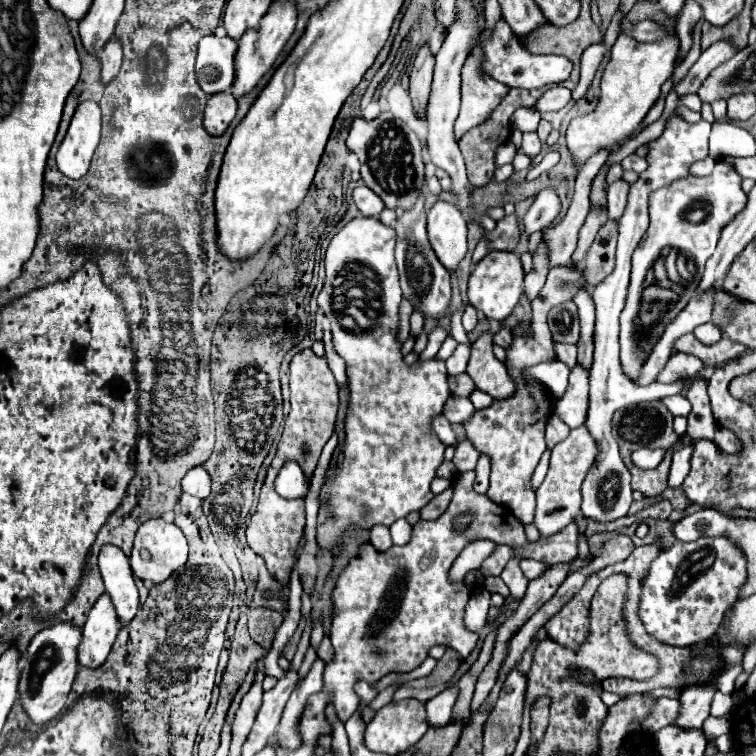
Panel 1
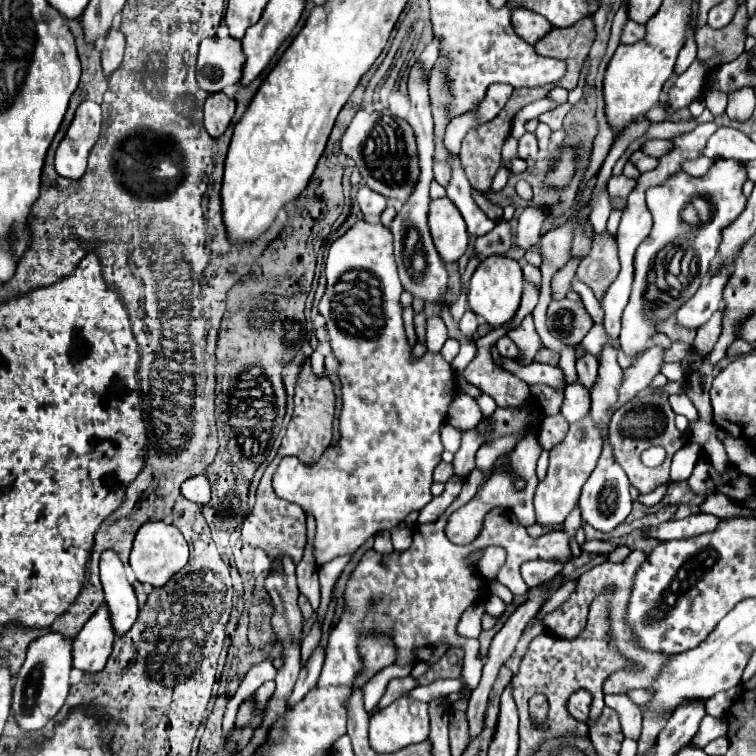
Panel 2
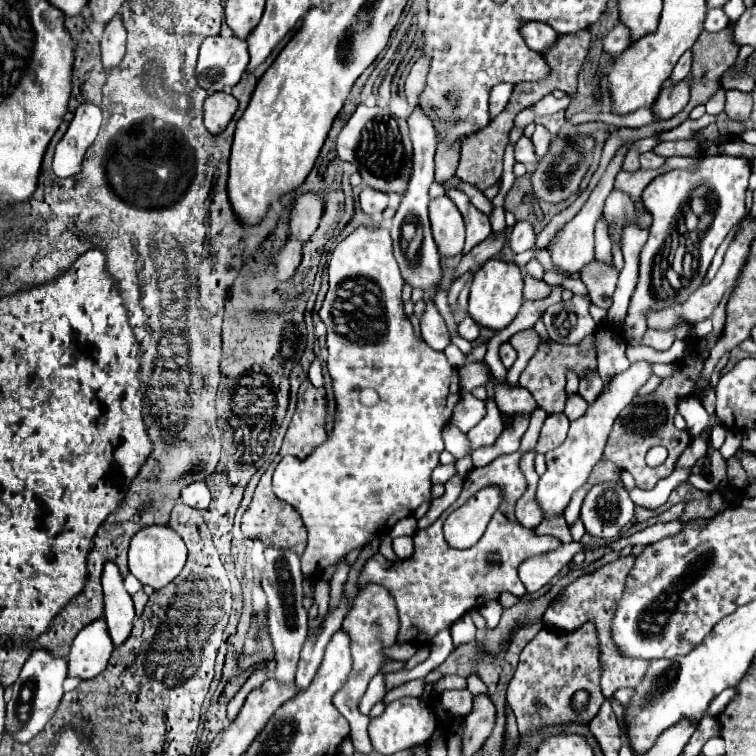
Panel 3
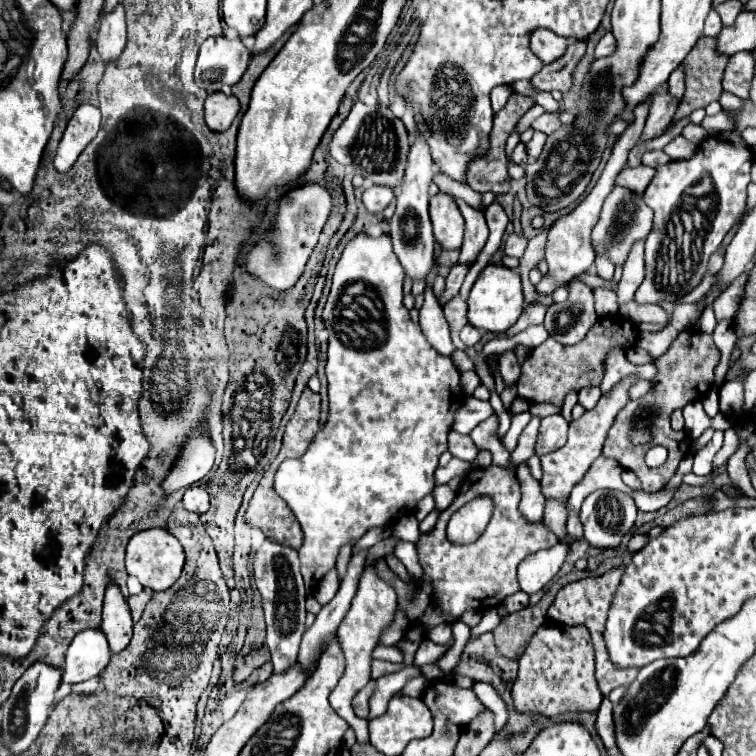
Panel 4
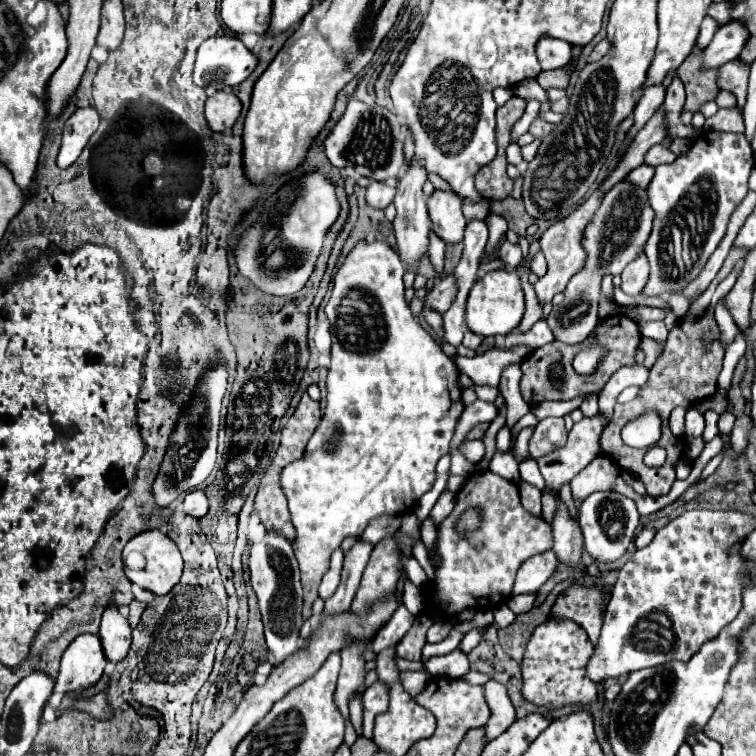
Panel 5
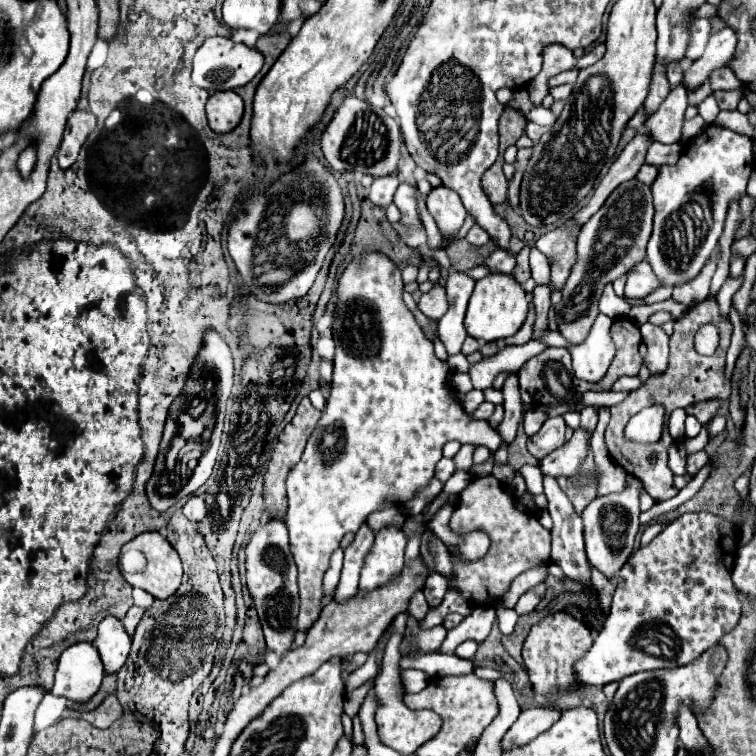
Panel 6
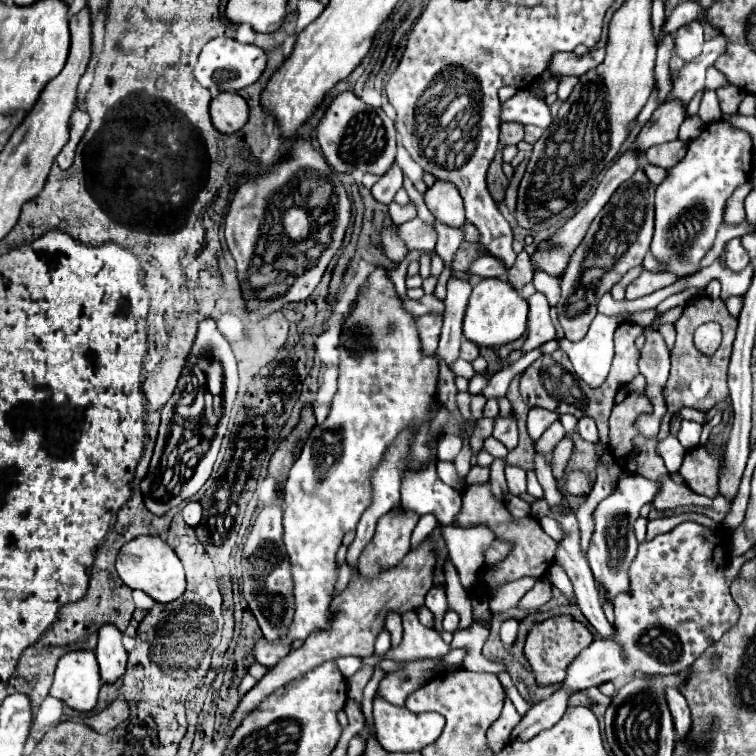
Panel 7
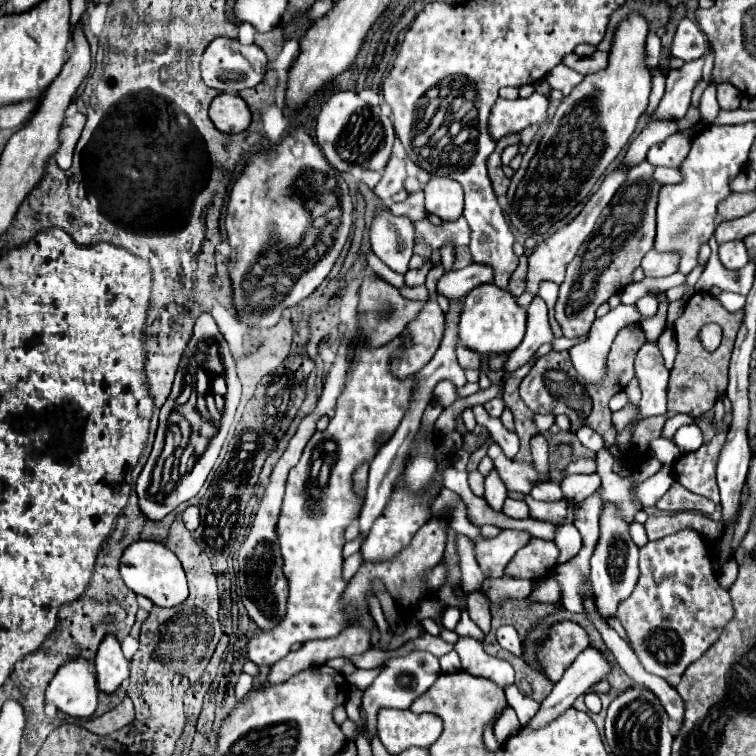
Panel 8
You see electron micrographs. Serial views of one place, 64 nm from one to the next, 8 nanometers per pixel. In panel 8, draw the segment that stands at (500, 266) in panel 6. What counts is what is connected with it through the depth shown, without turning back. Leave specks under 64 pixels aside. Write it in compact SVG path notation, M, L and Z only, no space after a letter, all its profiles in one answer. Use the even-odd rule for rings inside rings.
M470 264L462 270L446 272L438 284L436 292L442 294L448 302L456 302L468 296L468 292L480 284L492 282L492 270L484 268L484 264Z

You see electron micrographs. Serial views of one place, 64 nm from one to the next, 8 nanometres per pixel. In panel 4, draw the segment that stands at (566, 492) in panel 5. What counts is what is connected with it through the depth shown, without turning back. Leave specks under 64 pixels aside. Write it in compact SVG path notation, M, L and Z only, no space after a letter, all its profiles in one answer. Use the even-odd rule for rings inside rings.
M568 514L567 531L571 536L574 536L578 539L581 539L583 537L583 526L580 522L578 514Z

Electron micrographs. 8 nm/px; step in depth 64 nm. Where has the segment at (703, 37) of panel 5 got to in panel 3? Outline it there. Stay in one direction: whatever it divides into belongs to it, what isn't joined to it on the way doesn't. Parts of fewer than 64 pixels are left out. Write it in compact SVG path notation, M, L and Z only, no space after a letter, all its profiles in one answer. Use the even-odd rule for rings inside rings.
M714 8L708 12L708 18L704 22L704 30L706 32L720 32L728 26L728 18L726 14L722 12L722 8Z

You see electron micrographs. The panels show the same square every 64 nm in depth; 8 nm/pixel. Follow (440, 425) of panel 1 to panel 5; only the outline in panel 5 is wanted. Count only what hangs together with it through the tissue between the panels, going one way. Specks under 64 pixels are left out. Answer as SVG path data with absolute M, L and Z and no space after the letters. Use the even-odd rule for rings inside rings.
M472 440L472 442L462 442L458 450L462 450L462 452L466 454L466 458L468 458L468 460L470 460L472 464L478 464L478 462L480 462L480 460L484 458L484 454L486 454L484 442L480 442L480 440Z

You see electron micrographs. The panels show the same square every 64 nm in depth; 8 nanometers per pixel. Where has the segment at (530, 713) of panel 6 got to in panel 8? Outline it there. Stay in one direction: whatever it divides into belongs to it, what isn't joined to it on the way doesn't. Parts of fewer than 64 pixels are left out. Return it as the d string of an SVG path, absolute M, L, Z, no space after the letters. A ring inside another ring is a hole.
M682 530L678 534L648 542L640 548L640 580L632 596L624 600L624 604L620 604L616 616L626 628L636 656L650 674L662 678L668 678L672 674L682 676L684 670L716 642L716 636L720 636L724 624L728 624L728 620L732 618L730 594L720 588L716 574L712 572L712 560L714 552L708 550L696 530ZM586 648L564 672L562 680L554 684L554 690L542 702L538 714L526 726L540 728L544 724L550 724L556 716L560 716L560 712L568 710L580 694L586 694L598 680L606 678L610 670L612 664L602 652L598 652L596 648Z

